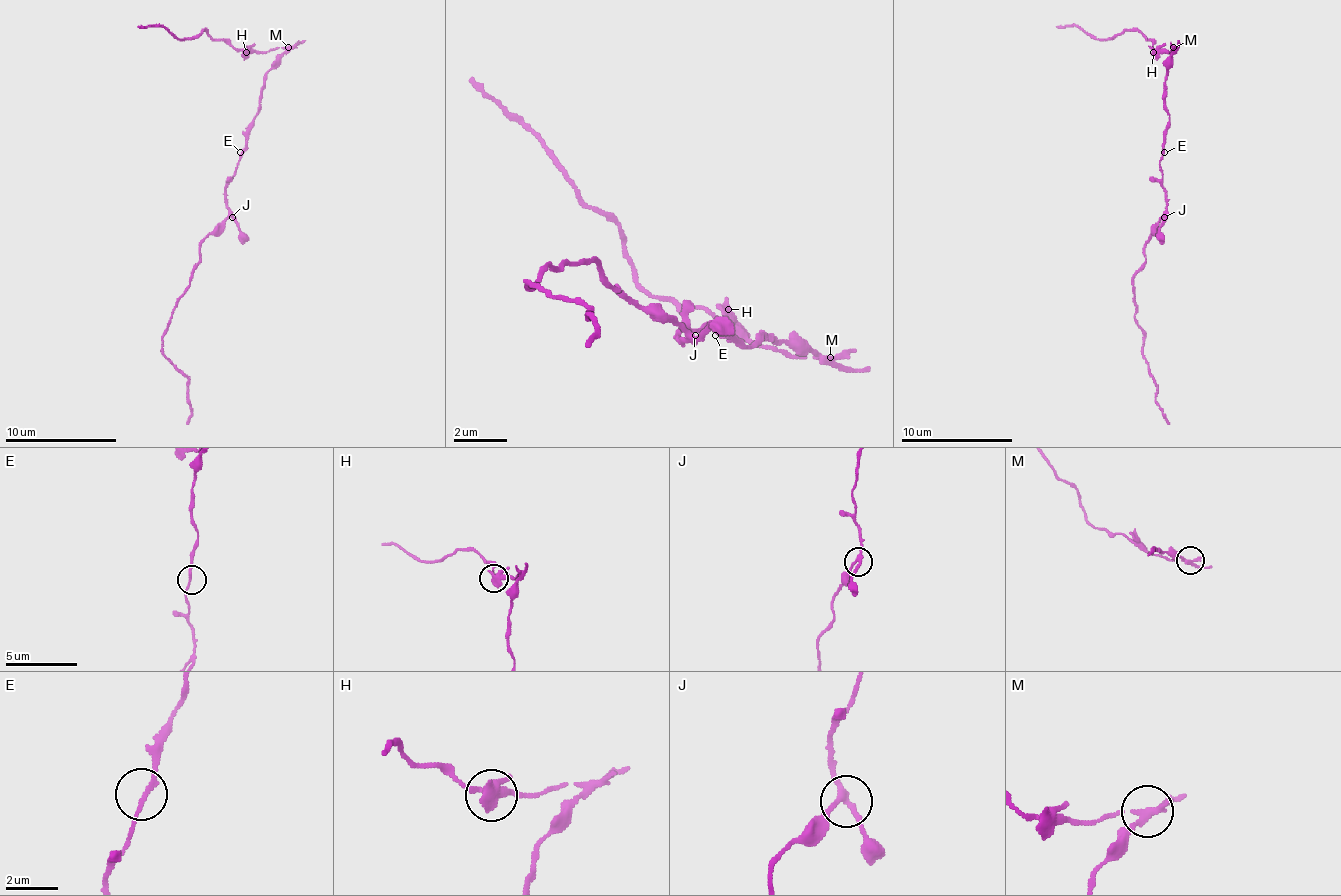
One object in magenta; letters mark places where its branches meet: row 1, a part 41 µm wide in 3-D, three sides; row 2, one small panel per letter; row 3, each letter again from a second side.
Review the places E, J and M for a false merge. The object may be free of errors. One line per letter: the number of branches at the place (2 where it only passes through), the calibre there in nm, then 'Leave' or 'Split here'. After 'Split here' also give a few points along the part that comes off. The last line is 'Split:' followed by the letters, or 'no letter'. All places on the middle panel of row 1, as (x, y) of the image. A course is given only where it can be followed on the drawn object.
E: Branches: 2. Thickness 150 nm. Leave
J: Branches: 3. Thickness 200 nm. Leave
M: Branches: 3. Thickness 220 nm. Split here. Course of the part to remove: (828, 355), (755, 349), (701, 309), (655, 295), (635, 269), (628, 235), (595, 209), (561, 162), (475, 75)
Split: M

